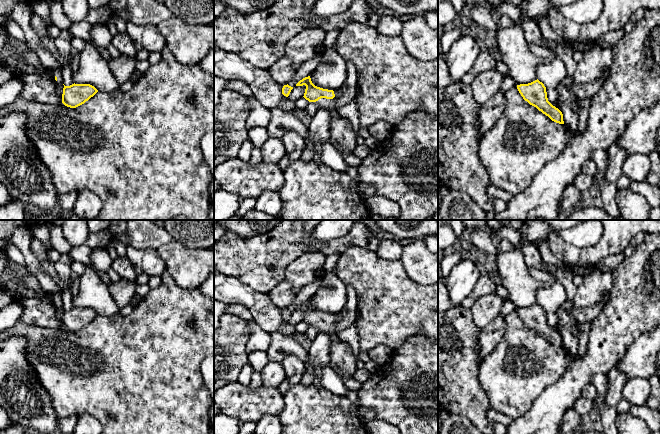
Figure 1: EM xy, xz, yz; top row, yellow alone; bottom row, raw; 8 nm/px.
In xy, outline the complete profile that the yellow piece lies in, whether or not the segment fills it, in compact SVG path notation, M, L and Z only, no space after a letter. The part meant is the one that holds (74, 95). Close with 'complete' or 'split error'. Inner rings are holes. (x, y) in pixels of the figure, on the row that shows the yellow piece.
M72 84L63 88L62 103L70 108L76 108L91 97L93 97L98 90L90 84Z; complete

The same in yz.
M538 79L528 84L517 85L517 89L530 105L536 107L552 121L564 124L562 112L548 101L546 87Z; complete

